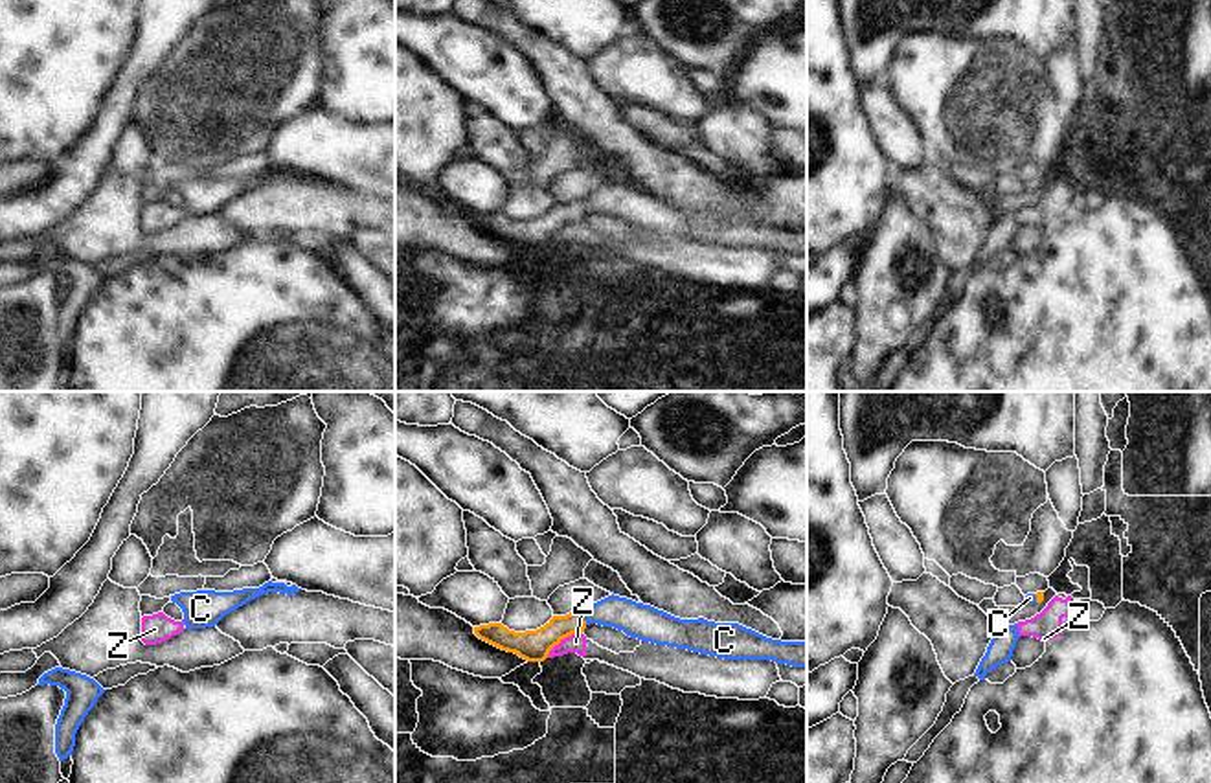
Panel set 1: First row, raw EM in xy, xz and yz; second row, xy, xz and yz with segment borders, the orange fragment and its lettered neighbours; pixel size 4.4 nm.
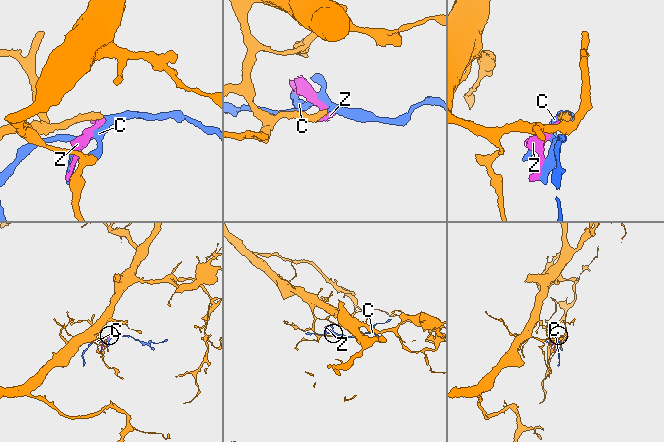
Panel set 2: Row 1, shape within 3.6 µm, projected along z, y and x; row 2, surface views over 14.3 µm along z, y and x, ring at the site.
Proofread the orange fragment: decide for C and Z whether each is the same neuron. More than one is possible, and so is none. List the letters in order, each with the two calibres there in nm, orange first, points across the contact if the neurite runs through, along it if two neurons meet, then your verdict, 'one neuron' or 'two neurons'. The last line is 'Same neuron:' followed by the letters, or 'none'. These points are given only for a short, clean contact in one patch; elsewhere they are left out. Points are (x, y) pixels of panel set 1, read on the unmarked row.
C: 140 nm thick on the orange side, 160 nm on the other; runs through xz (533, 234), (559, 215), (583, 206), (631, 204), (636, 208); one neuron
Z: 140 nm thick on the orange side, 80 nm on the other; border along xz (581, 221), (565, 225), (546, 245); two neurons
Same neuron: C

